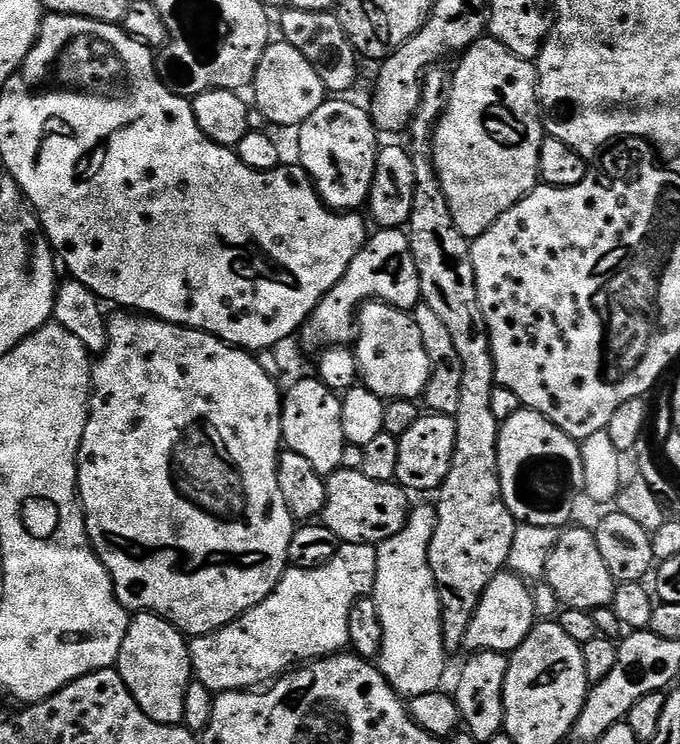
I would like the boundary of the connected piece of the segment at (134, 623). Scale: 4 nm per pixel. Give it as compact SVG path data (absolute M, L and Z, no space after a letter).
M137 612L128 621L126 638L118 654L115 667L122 682L130 690L134 702L147 716L159 724L184 723L186 690L193 683L192 659L188 653L189 641L185 633L162 616L152 612Z

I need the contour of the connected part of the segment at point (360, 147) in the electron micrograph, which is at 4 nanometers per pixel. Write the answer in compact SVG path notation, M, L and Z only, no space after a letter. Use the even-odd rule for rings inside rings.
M328 98L314 114L310 114L310 118L306 118L306 122L298 125L299 132L298 164L311 176L317 196L333 210L363 209L374 182L378 151L378 133L372 125L371 111L351 104L348 98Z

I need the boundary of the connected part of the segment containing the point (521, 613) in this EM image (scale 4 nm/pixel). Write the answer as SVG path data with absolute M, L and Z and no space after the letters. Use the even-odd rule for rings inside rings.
M502 571L486 586L474 610L474 618L470 618L464 648L472 654L478 652L511 654L518 646L522 646L522 642L532 633L537 623L536 600L532 596L532 588L515 572Z

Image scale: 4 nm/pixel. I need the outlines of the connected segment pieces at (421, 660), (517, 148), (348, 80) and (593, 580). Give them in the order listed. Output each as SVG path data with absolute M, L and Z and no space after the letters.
M430 503L420 504L411 509L406 526L394 534L394 538L383 540L378 545L378 570L372 587L371 599L378 606L378 618L382 618L382 646L378 657L380 673L401 698L411 698L418 694L430 694L441 691L444 680L444 635L440 617L440 599L436 589L436 579L430 570L428 547L434 538L436 529L436 510Z
M481 38L471 44L459 57L460 65L451 73L448 104L440 121L432 129L432 167L450 206L454 226L469 242L476 240L506 210L510 210L524 196L529 196L540 180L538 154L546 135L536 96L536 66L531 60L514 55L502 42Z
M285 8L279 13L279 16L279 39L283 43L294 46L294 50L298 50L298 54L302 54L302 58L306 58L310 66L314 66L314 74L322 78L322 86L325 90L332 94L348 94L360 76L359 70L356 69L358 53L335 11Z
M565 527L560 532L558 542L546 562L544 580L550 586L550 590L554 590L557 601L564 608L577 608L593 613L597 608L607 608L611 605L617 582L598 550L595 531L591 527L572 527Z

